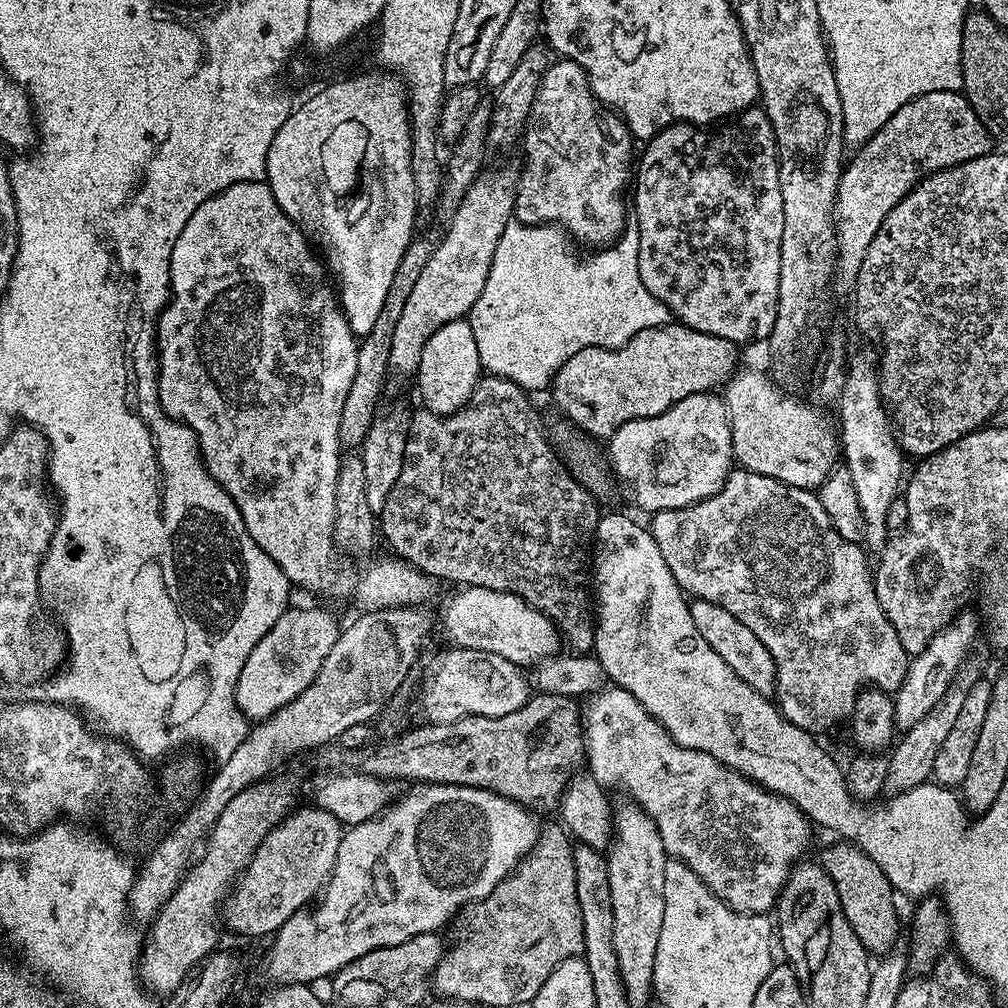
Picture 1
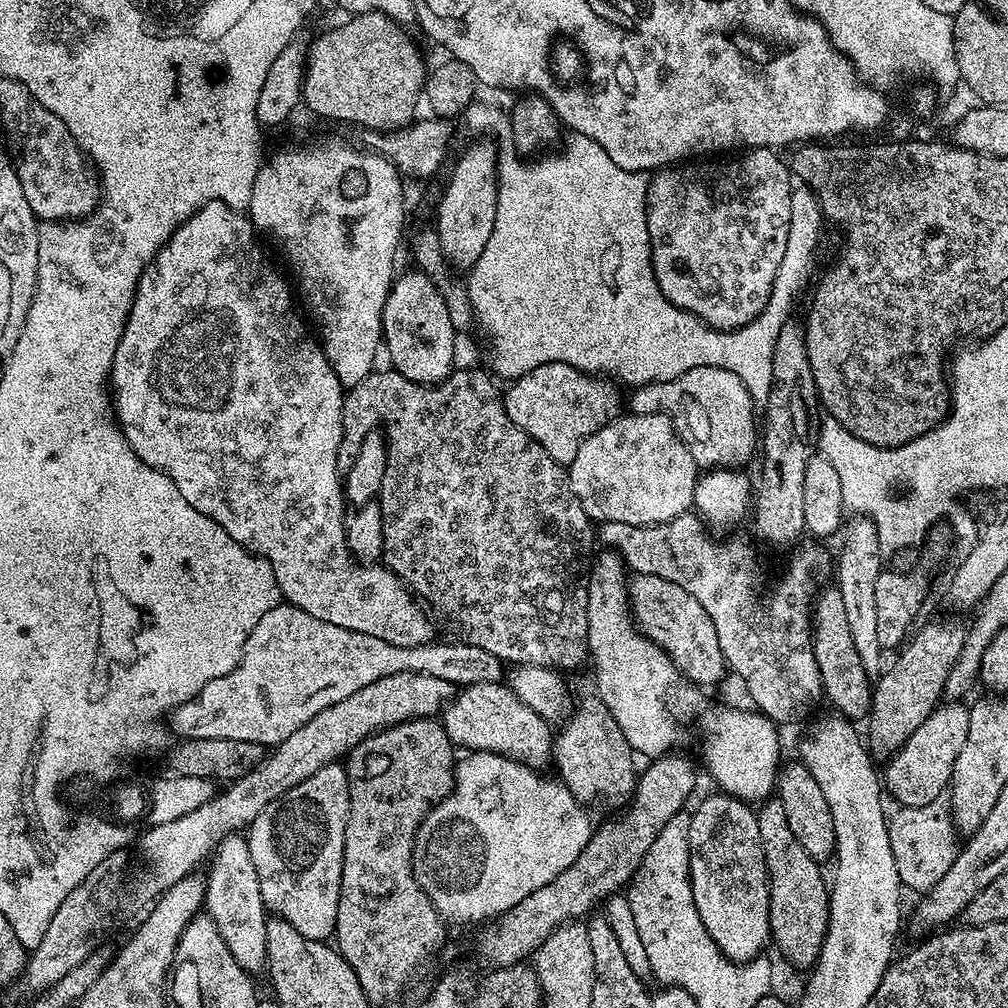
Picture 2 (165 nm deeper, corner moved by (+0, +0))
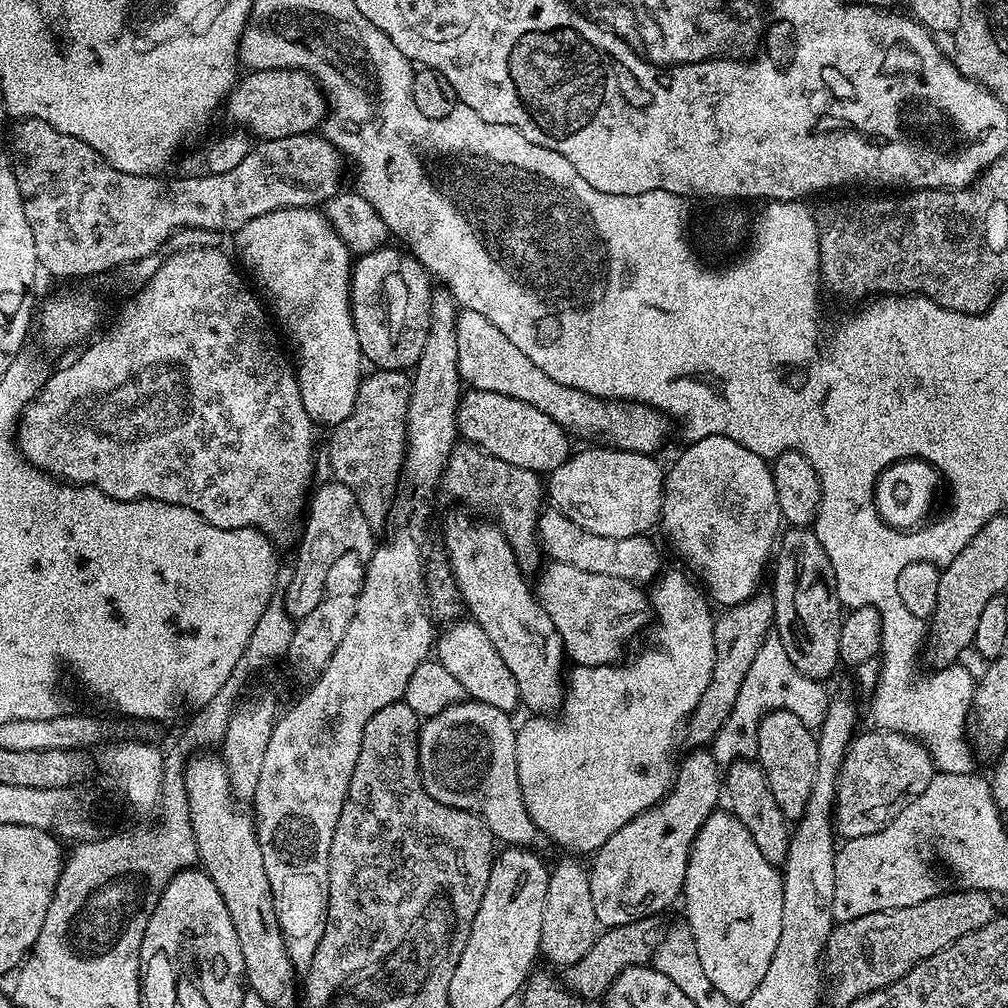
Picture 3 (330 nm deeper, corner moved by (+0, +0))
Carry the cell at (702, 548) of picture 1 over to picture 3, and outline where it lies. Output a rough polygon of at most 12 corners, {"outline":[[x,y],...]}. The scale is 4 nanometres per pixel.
{"outline":[[553,506],[538,543],[557,564],[633,582],[661,575],[647,535],[608,538]]}

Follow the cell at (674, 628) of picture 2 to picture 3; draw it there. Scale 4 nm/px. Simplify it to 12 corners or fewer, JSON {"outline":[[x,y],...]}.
{"outline":[[552,562],[534,595],[576,666],[617,663],[647,620],[633,581]]}

